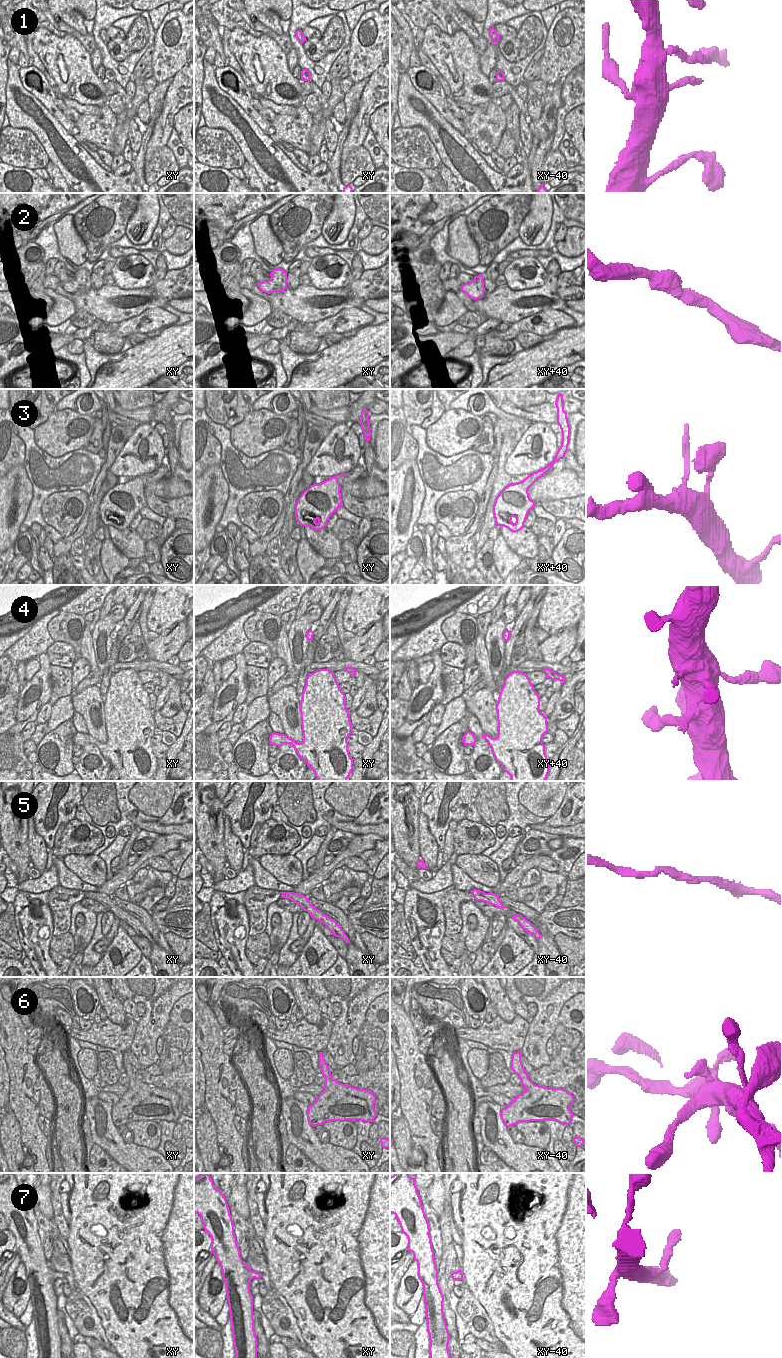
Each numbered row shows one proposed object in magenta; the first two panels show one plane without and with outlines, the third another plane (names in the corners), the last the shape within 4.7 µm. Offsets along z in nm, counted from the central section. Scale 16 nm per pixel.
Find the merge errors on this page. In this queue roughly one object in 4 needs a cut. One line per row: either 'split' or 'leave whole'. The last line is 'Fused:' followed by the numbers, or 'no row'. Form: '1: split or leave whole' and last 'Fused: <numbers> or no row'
1: split
2: leave whole
3: leave whole
4: leave whole
5: leave whole
6: leave whole
7: leave whole
Fused: 1

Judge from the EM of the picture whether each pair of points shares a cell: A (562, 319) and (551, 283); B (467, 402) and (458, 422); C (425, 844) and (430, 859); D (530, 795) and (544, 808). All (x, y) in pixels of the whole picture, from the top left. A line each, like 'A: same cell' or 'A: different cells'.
A: different cells
B: different cells
C: same cell
D: same cell

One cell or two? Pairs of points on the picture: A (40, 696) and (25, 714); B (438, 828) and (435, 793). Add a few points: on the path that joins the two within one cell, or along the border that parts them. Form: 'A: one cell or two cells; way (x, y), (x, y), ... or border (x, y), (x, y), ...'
A: one cell; way (35, 700), (27, 709)
B: one cell; way (435, 819), (435, 802)

